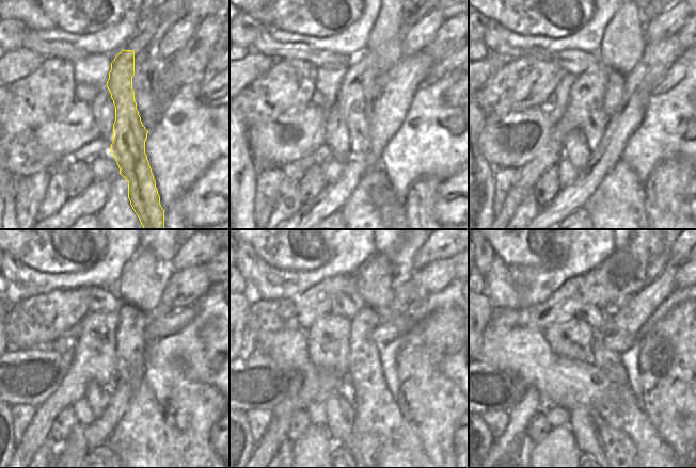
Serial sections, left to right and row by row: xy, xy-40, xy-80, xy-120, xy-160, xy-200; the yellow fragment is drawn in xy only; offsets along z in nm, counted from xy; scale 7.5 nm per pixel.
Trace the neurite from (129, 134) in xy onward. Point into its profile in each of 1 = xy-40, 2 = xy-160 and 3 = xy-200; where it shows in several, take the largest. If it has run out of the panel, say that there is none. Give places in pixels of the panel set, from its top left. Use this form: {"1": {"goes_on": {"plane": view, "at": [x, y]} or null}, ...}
{"1": {"goes_on": {"plane": "xy-40", "at": [354, 100]}}, "2": {"goes_on": {"plane": "xy-160", "at": [328, 338]}}, "3": {"goes_on": {"plane": "xy-200", "at": [571, 338]}}}

